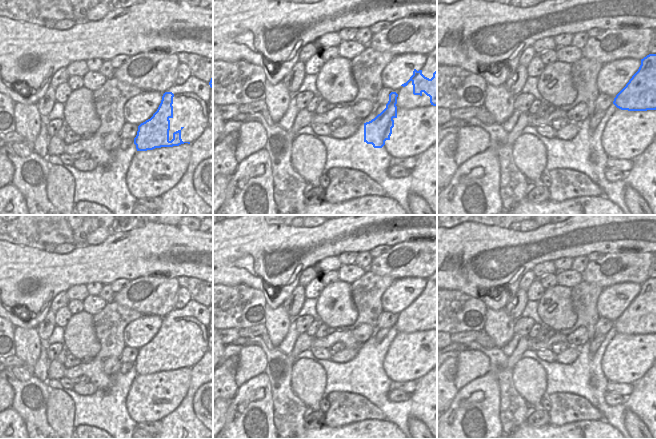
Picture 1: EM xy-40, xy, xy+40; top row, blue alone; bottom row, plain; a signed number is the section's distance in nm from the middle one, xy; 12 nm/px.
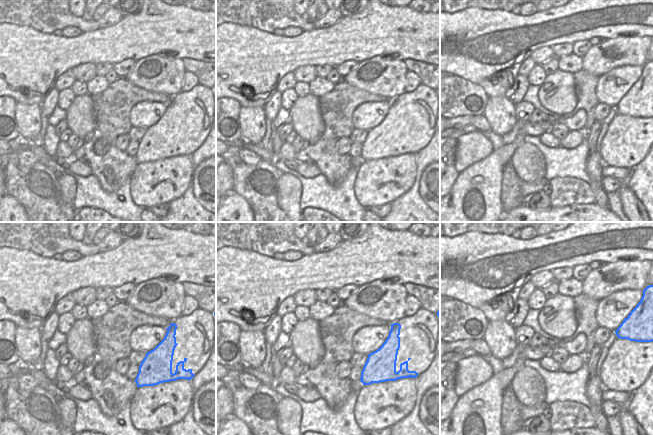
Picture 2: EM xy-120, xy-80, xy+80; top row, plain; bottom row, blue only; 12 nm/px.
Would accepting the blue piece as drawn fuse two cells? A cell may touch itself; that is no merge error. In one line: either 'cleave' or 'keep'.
keep

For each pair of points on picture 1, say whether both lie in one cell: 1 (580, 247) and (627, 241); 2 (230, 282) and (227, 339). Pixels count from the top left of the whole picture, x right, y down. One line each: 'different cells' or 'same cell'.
1: same cell
2: different cells

